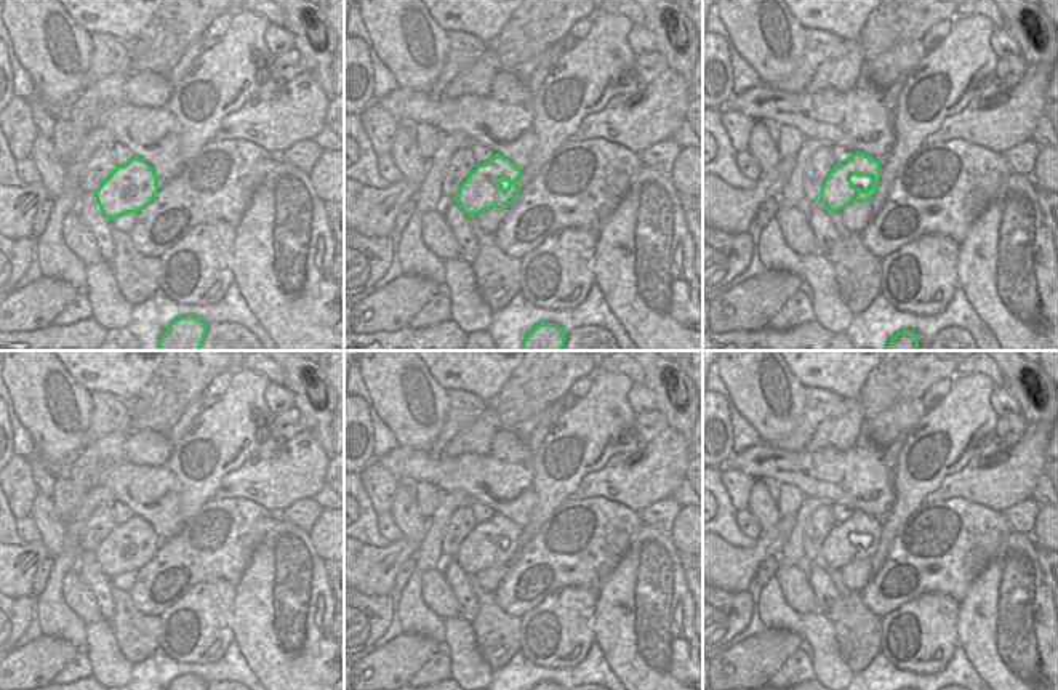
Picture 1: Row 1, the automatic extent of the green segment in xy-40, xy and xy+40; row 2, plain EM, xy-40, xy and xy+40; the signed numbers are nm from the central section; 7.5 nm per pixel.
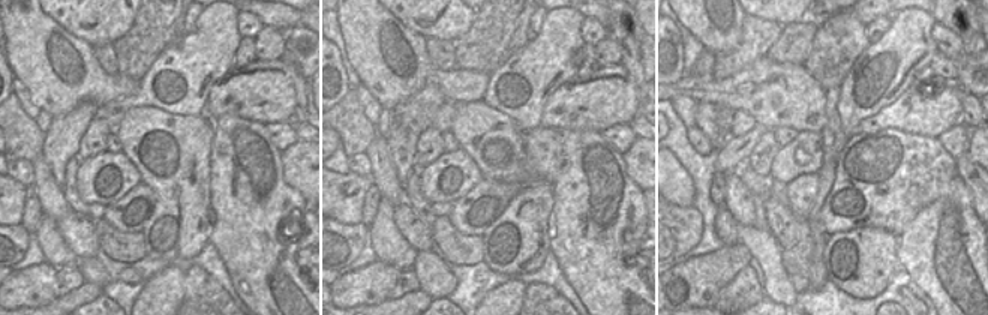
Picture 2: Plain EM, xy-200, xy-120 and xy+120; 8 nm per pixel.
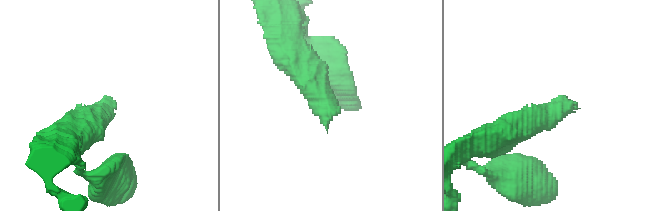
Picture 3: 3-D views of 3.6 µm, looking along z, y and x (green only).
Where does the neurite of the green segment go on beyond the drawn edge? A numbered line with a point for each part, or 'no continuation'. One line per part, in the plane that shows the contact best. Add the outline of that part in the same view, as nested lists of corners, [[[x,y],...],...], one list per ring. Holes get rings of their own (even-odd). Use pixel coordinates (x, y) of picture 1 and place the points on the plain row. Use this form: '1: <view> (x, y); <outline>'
1: xy+40 (861, 541); [[[853,535],[852,536],[852,543],[858,548],[858,549],[868,549],[871,546],[871,538],[868,535]]]

